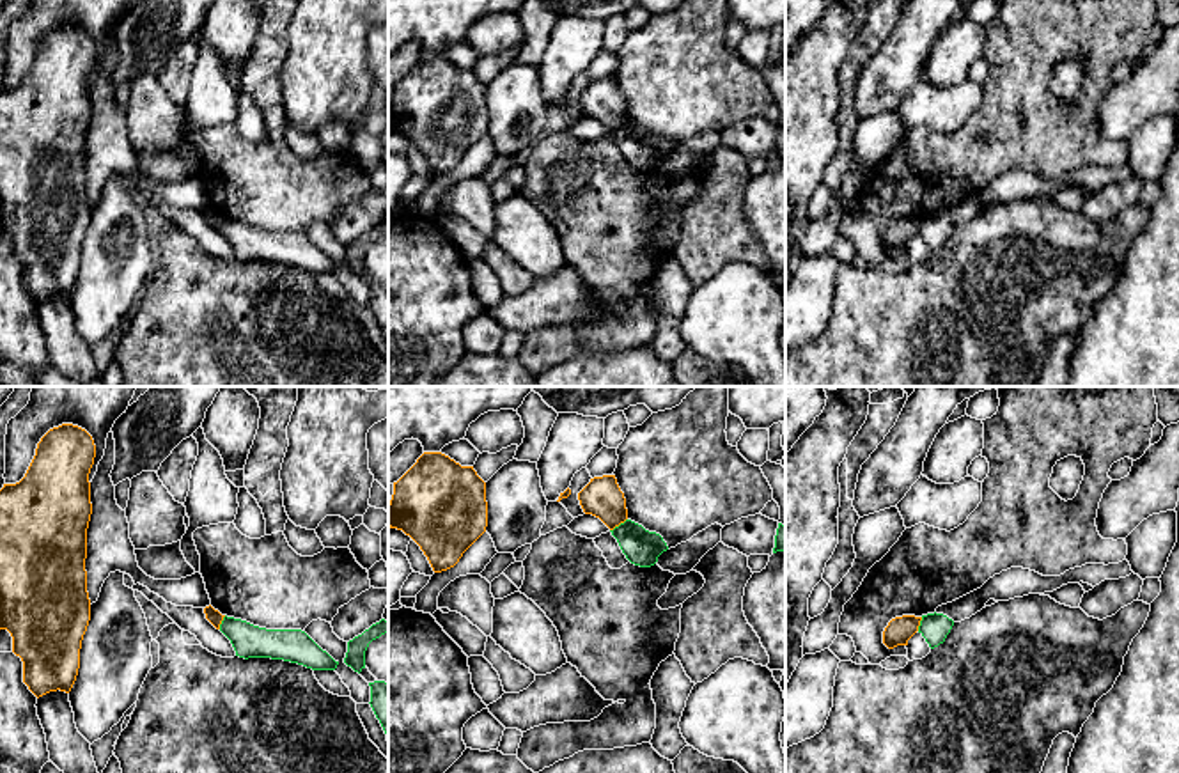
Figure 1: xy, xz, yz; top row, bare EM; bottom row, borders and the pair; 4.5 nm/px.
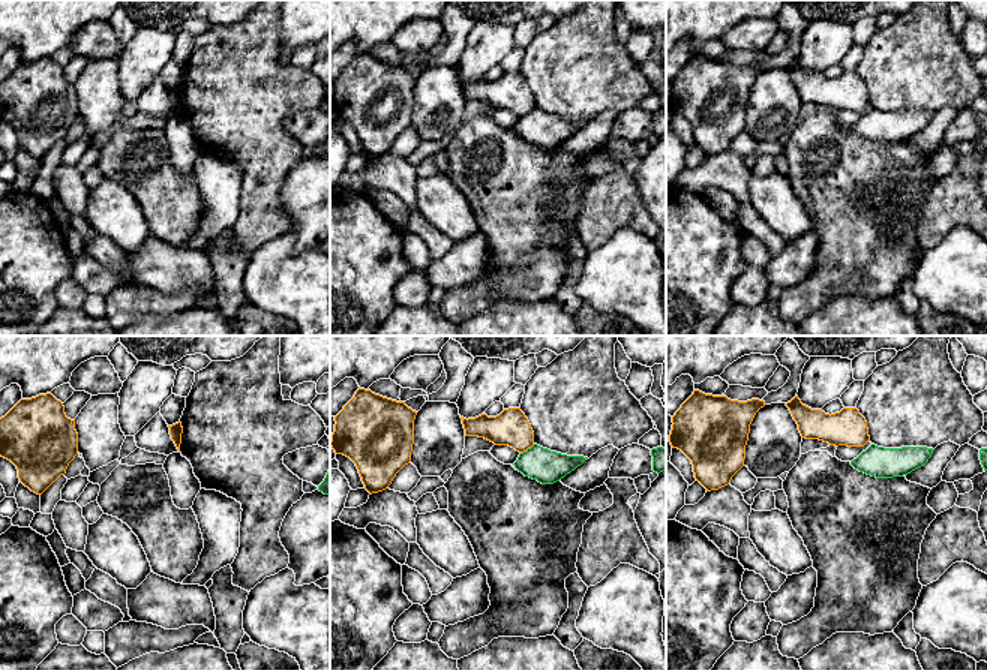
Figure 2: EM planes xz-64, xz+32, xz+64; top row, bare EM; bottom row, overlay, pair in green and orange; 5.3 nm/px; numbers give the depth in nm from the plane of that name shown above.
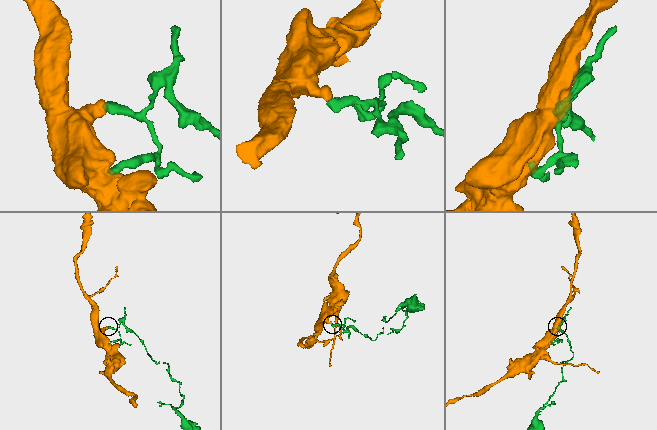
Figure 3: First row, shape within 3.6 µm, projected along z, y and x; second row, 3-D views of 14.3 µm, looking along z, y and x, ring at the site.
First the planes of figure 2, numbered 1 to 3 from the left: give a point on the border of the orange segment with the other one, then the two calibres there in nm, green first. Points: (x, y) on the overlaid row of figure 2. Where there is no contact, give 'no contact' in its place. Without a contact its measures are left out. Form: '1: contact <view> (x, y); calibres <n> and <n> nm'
1: no contact
2: contact xz+32 (528, 448); calibres 180 and 190 nm
3: no contact

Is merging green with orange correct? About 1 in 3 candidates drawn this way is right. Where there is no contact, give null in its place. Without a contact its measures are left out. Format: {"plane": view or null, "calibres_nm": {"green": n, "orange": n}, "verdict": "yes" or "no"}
{"plane": "xz", "calibres_nm": {"green": 160, "orange": 180}, "verdict": "no"}

